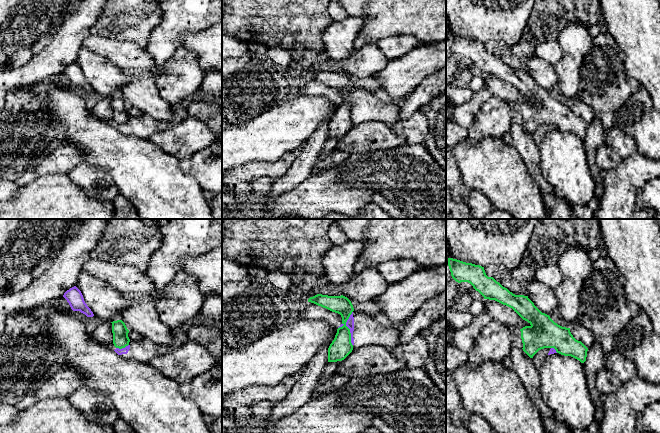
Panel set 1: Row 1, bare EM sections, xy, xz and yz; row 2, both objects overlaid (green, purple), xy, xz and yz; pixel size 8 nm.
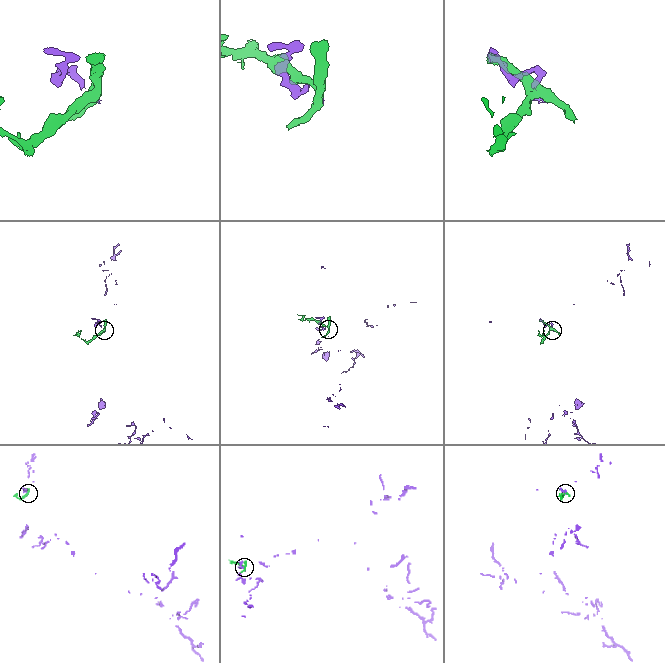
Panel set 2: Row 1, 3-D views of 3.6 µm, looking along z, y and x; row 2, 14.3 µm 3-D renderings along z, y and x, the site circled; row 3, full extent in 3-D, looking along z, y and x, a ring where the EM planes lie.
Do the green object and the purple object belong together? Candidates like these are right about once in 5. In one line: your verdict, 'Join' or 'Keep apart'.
Keep apart

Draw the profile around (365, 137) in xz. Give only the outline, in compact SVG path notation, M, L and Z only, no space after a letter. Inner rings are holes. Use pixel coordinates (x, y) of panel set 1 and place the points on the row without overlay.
M384 122L353 124L341 137L336 149L349 155L370 152L374 149L399 147L406 139L392 132L390 125Z

